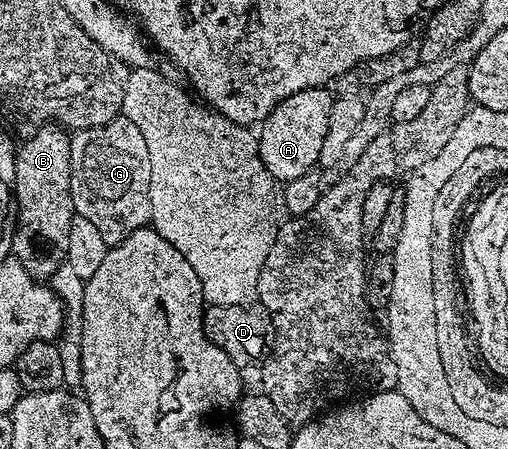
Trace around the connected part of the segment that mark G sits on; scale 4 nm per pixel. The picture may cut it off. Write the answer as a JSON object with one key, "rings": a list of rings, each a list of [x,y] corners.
{"rings":[[[118,116],[107,124],[99,124],[95,128],[76,131],[70,137],[69,143],[71,144],[71,200],[73,201],[74,215],[83,220],[91,220],[91,224],[95,224],[95,228],[99,228],[103,240],[110,244],[122,242],[124,238],[131,236],[131,232],[146,229],[152,223],[153,217],[151,216],[151,156],[147,156],[147,140],[143,140],[143,132],[139,132],[139,128],[135,128],[135,124],[131,124],[131,120]]]}

